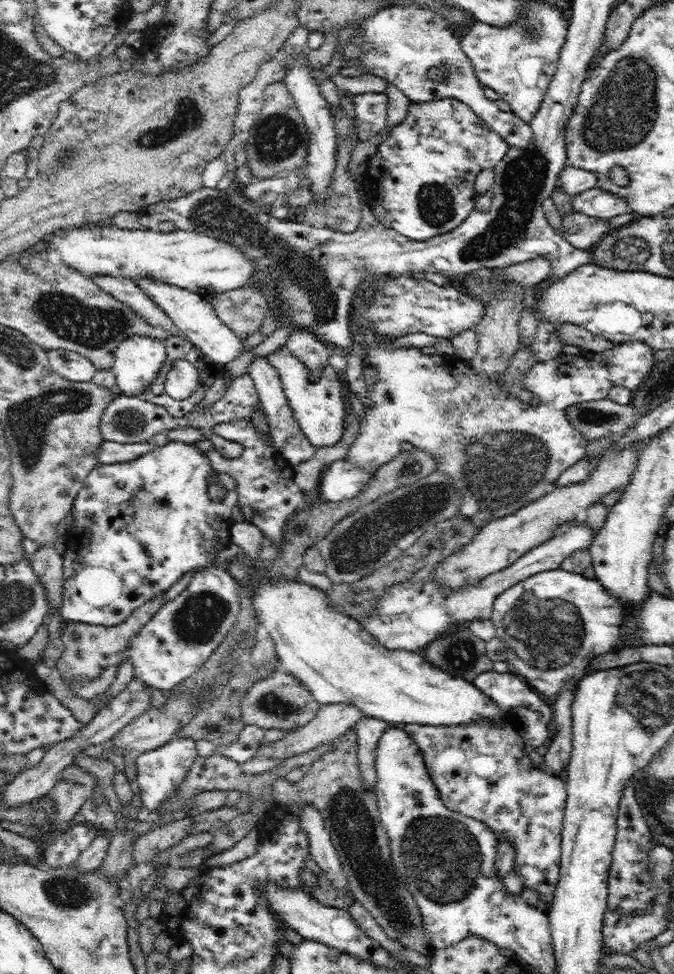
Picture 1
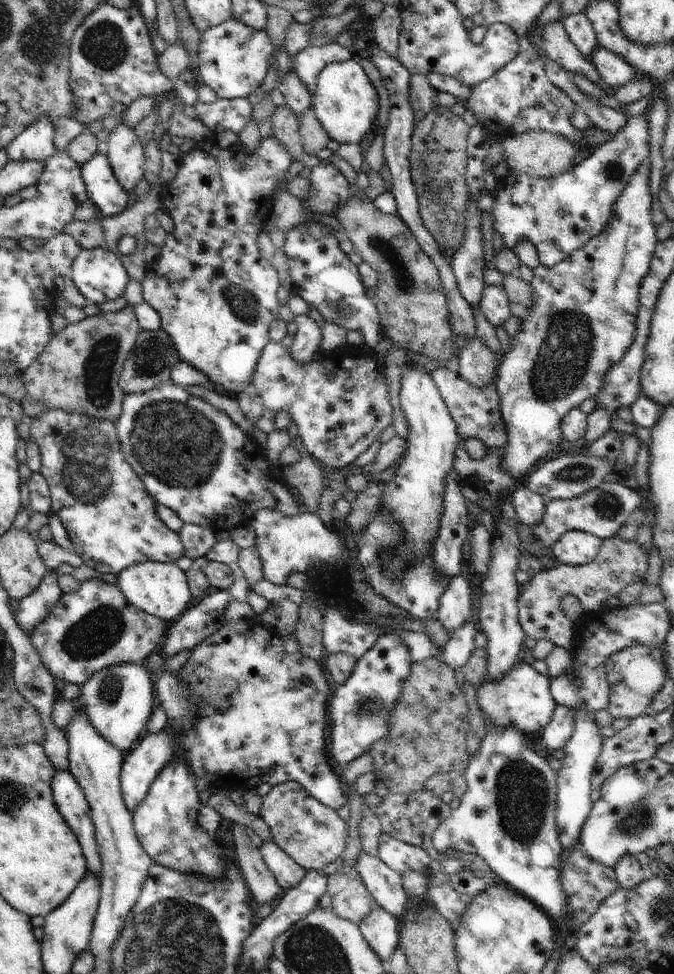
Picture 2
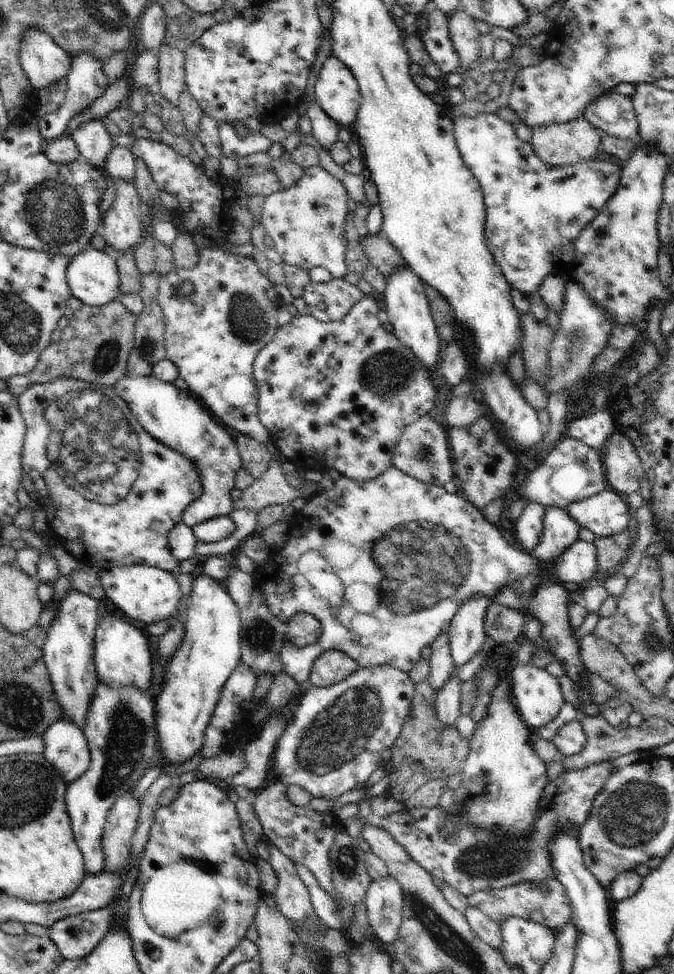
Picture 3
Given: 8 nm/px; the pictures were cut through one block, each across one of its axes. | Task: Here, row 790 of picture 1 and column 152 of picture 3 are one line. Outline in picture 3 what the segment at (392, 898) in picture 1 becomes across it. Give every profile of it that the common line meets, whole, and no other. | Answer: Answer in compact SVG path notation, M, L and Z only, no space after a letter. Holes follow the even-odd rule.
M155 270L148 274L140 274L140 276L141 287L137 293L143 300L143 309L135 322L134 344L126 365L128 377L147 377L152 375L154 365L166 359L165 316L156 300L161 276Z

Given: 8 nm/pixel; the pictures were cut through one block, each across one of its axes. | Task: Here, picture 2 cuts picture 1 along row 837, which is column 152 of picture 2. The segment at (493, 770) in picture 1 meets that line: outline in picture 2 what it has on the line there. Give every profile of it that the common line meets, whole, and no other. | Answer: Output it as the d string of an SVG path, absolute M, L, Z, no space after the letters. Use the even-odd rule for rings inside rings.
M51 409L30 419L30 437L41 455L39 474L49 485L51 510L66 530L73 552L99 573L120 574L134 564L157 561L175 564L185 549L178 533L174 533L157 514L157 501L146 491L142 480L126 462L117 441L117 429L110 420L86 418L76 412Z

